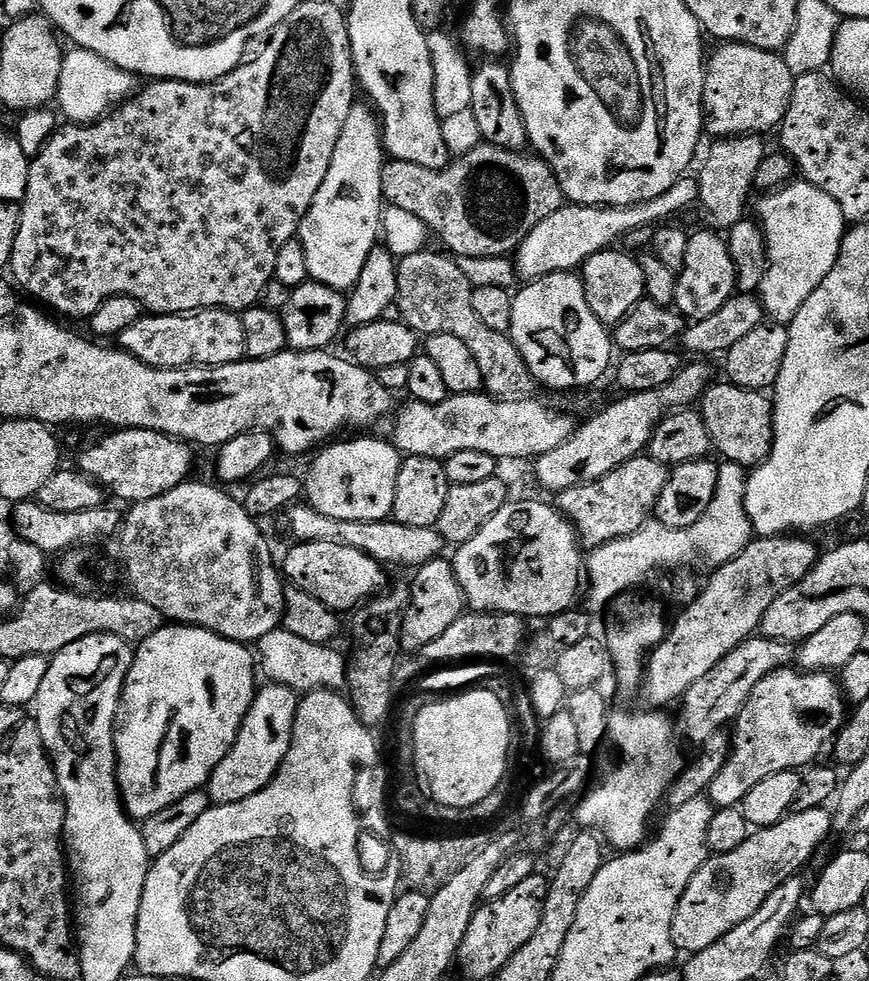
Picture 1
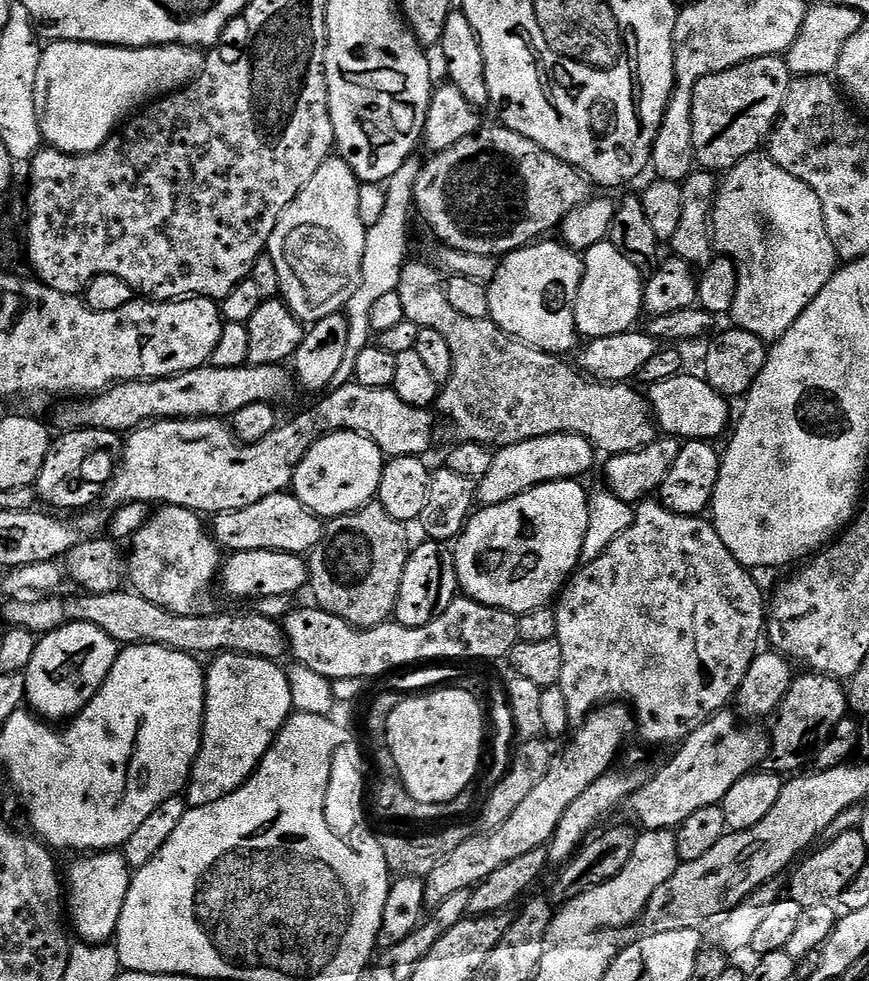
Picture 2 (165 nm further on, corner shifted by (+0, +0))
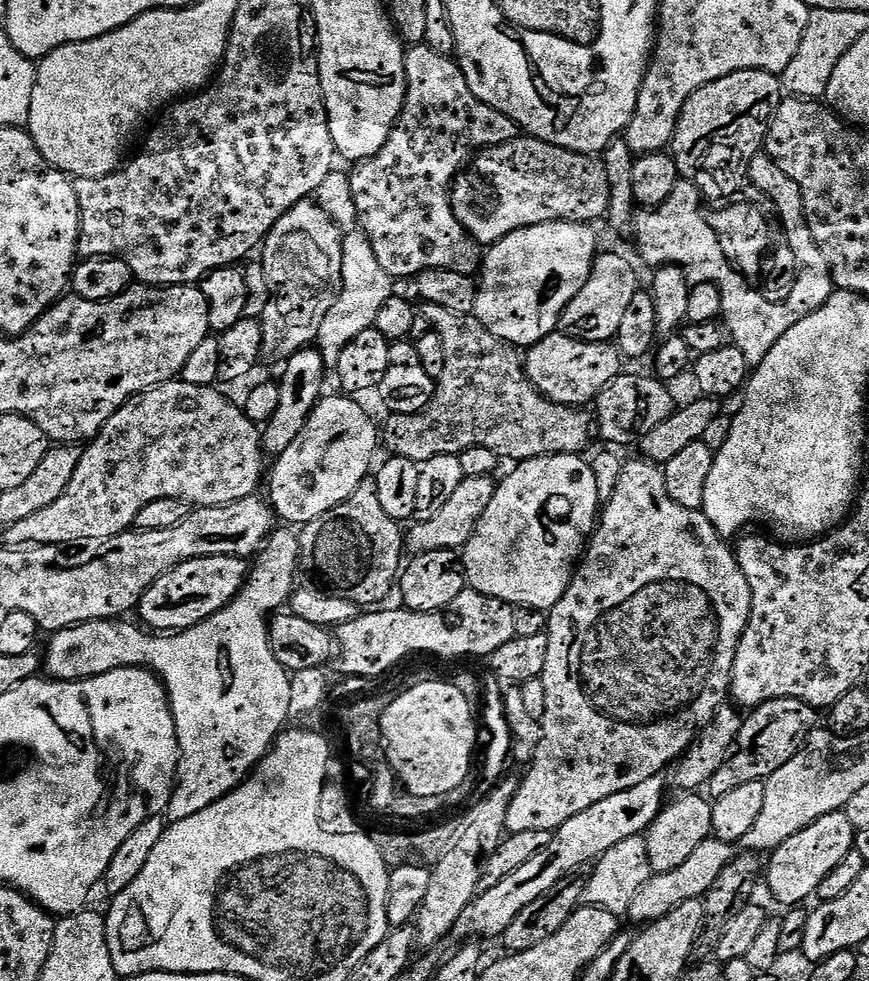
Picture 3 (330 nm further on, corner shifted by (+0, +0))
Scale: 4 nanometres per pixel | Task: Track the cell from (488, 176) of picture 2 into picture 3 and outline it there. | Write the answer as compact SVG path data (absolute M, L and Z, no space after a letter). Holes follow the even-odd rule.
M524 134L519 138L493 148L482 148L474 157L476 168L461 170L452 182L450 195L454 218L481 246L497 244L506 234L530 226L538 226L555 220L569 220L575 224L591 225L592 220L603 221L610 206L610 181L603 159L587 156L574 150L562 150L550 146L550 142L535 140Z

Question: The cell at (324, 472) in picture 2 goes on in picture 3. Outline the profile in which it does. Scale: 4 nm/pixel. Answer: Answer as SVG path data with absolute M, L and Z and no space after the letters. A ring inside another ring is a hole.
M348 394L339 395L325 395L318 401L310 418L306 418L298 438L294 438L294 442L290 442L290 446L286 446L286 450L278 453L275 457L276 465L273 468L271 465L270 479L267 481L267 484L269 483L269 494L267 493L267 495L270 497L272 511L283 523L284 520L288 523L285 525L303 526L314 522L314 518L322 518L322 514L326 514L330 510L334 510L334 506L346 502L346 498L350 498L350 494L354 494L354 490L358 490L360 483L369 479L370 473L373 471L372 455L376 452L376 444L378 448L377 421L375 424L368 417L367 410L356 401L359 399Z

